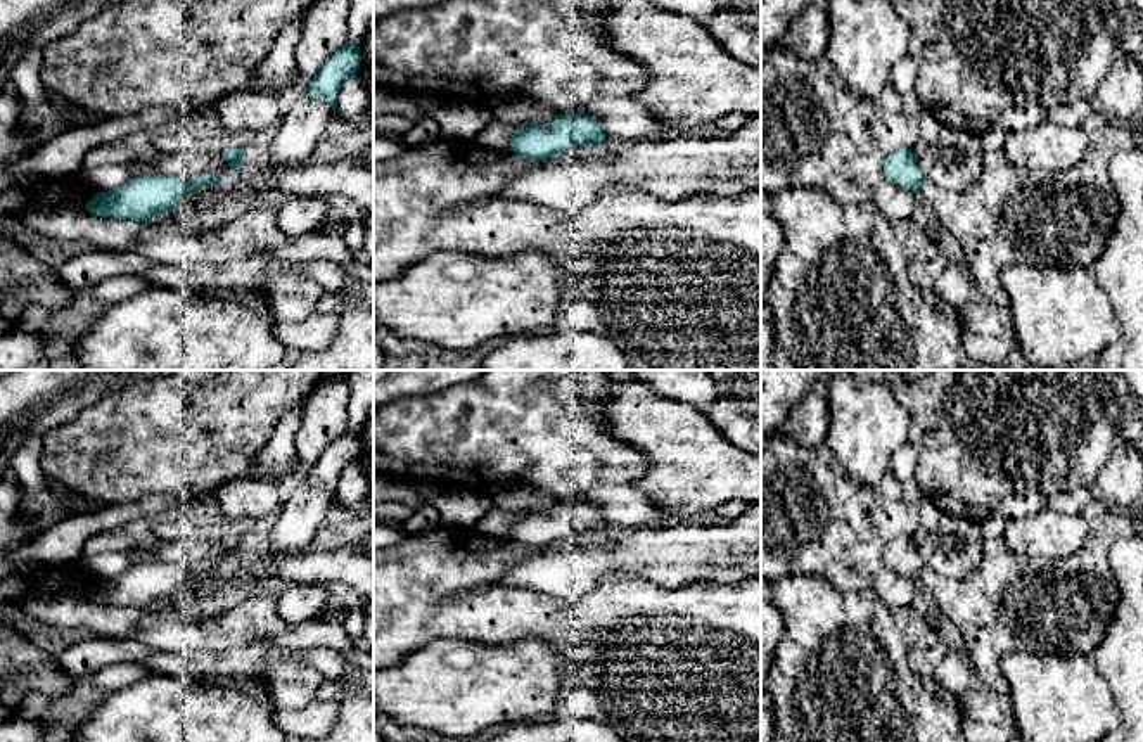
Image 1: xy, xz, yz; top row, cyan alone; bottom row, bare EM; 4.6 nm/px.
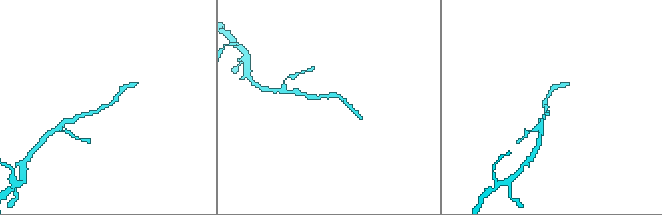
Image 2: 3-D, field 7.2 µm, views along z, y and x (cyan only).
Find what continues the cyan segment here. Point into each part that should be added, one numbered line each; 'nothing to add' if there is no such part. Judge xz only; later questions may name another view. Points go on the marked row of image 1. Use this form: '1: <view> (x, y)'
nothing to add

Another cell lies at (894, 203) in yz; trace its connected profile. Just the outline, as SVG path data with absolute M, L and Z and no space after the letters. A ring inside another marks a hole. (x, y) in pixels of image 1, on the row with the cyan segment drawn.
M882 180L873 194L873 202L891 221L910 220L915 208L922 202L913 190L903 189L889 180Z

